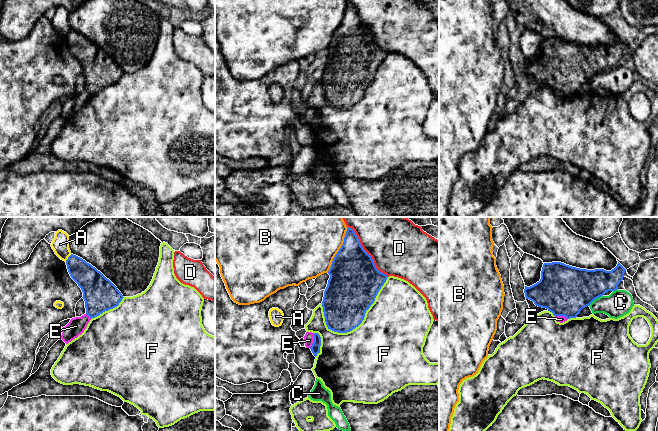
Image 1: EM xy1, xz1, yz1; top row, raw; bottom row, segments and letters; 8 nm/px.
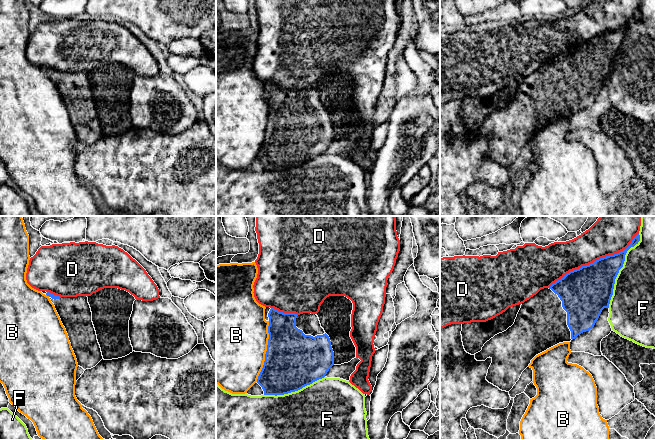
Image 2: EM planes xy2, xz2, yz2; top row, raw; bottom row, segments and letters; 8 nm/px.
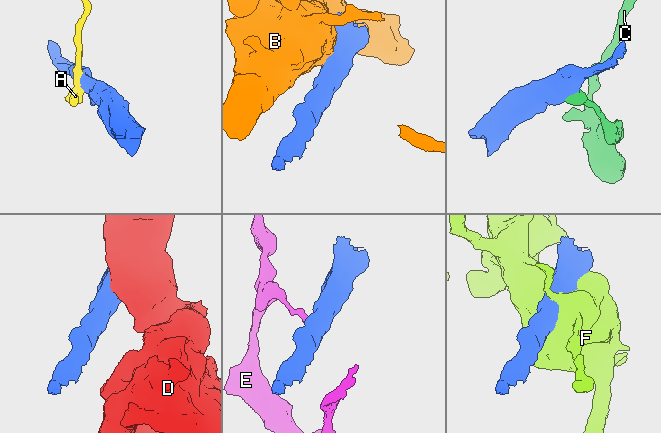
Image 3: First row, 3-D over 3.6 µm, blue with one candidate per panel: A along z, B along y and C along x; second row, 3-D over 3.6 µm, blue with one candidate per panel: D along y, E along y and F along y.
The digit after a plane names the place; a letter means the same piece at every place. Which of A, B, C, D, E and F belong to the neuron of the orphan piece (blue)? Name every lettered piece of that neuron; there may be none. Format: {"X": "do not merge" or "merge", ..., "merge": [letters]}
{"A": "do not merge", "B": "do not merge", "C": "do not merge", "D": "do not merge", "E": "do not merge", "F": "do not merge", "merge": []}

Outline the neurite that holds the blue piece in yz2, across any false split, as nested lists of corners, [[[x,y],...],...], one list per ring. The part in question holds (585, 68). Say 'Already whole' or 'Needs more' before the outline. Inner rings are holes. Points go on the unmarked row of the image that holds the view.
Needs more. [[[637,10],[629,22],[623,27],[600,34],[589,41],[570,47],[549,64],[541,65],[536,71],[522,79],[514,100],[506,107],[495,111],[487,117],[482,123],[482,126],[475,130],[477,137],[485,137],[489,133],[492,135],[486,156],[500,166],[509,168],[536,131],[559,119],[571,118],[581,109],[592,105],[602,86],[609,84],[615,55],[619,46],[623,43],[627,27],[638,20],[639,17],[640,11]]]

